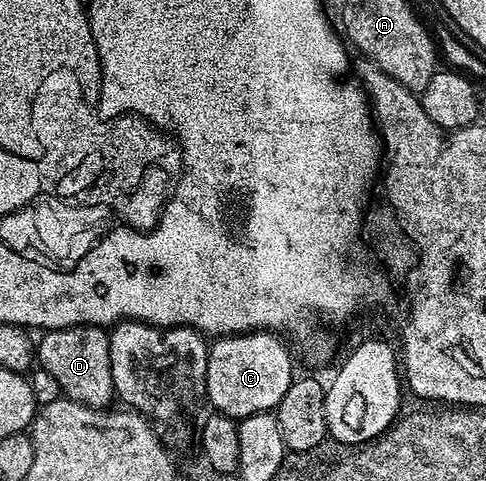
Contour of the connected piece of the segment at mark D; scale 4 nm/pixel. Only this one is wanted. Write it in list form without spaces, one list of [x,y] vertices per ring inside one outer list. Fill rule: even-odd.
[[[77,325],[67,329],[47,329],[36,341],[36,361],[44,370],[57,379],[63,394],[71,401],[79,401],[93,409],[106,409],[109,401],[115,400],[114,384],[112,383],[112,359],[110,358],[110,335],[100,325]]]

